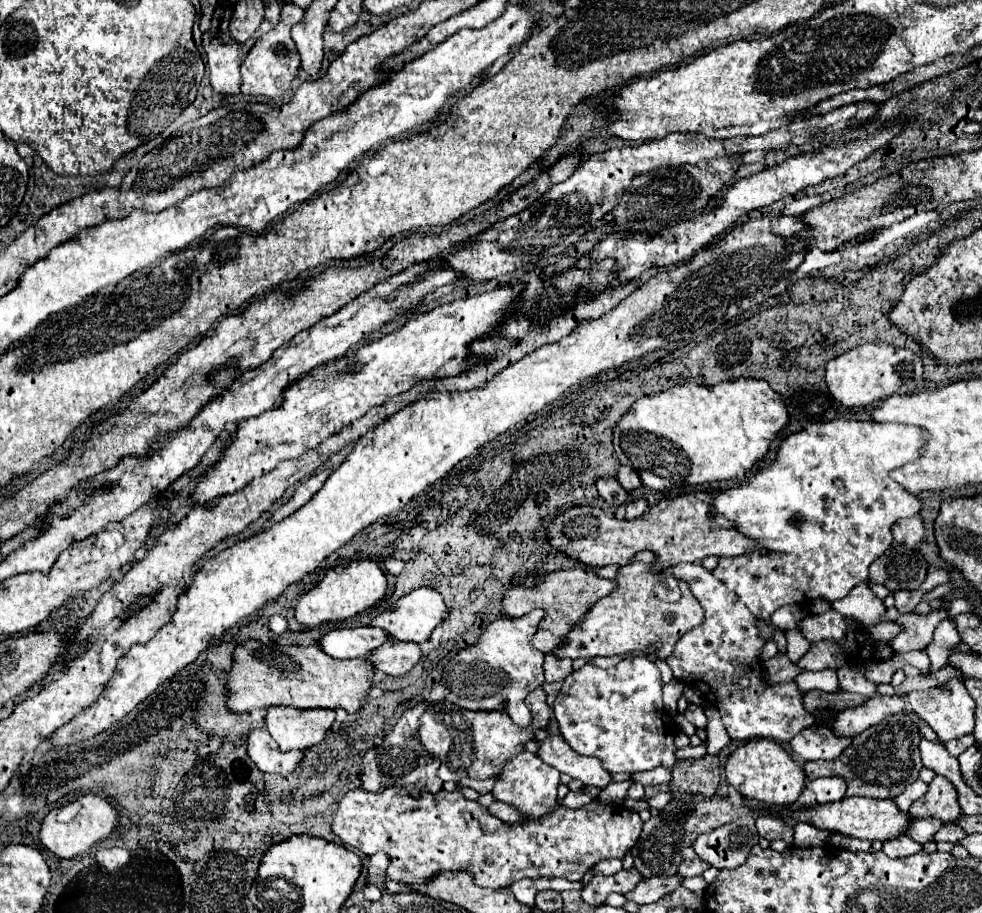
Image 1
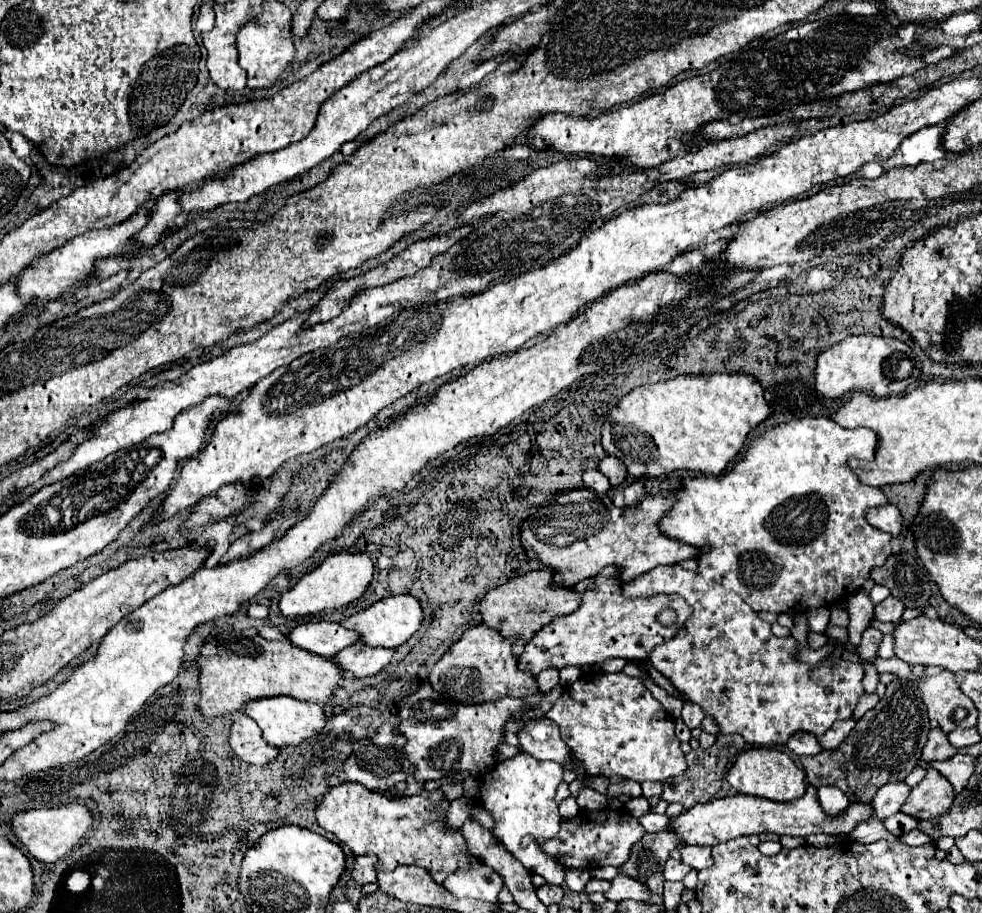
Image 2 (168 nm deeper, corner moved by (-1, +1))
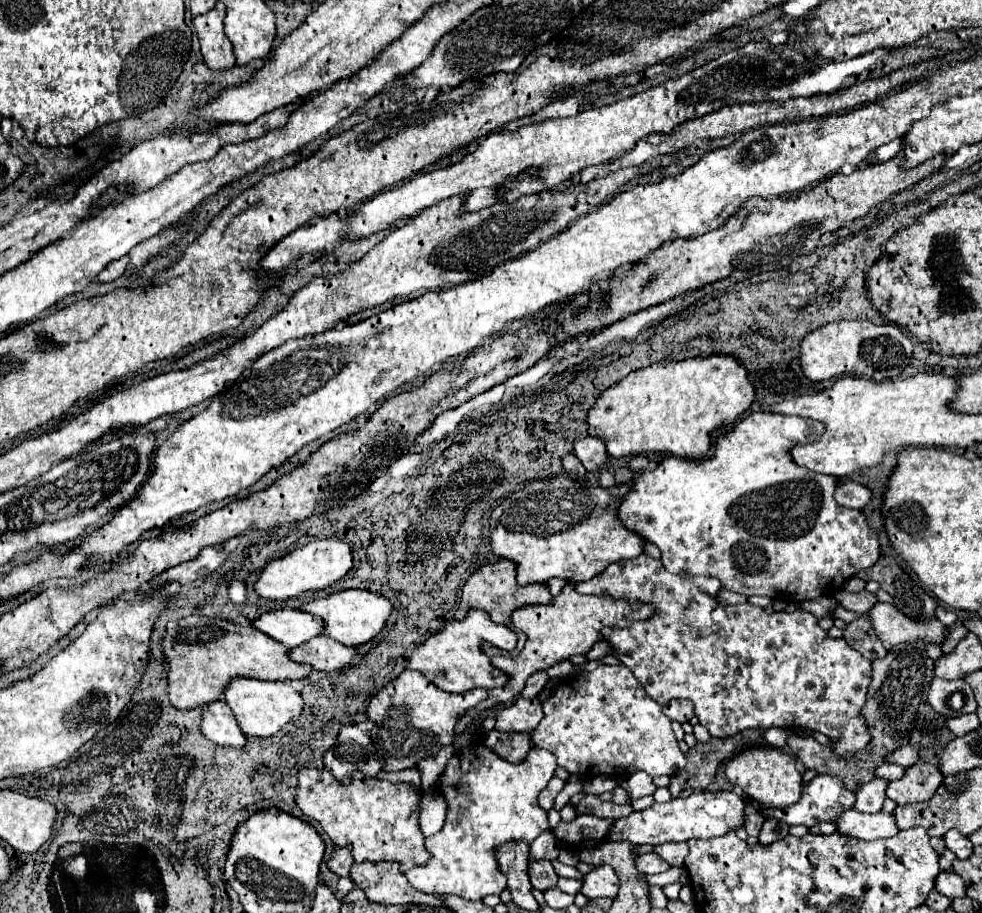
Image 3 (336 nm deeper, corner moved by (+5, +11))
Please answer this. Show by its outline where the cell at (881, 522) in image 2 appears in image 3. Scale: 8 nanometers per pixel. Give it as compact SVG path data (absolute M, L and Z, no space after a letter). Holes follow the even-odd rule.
M843 479L845 483L839 487L839 493L835 497L835 501L839 501L839 505L843 507L851 507L851 509L863 509L871 503L871 489L867 489L865 485L859 485L851 479Z

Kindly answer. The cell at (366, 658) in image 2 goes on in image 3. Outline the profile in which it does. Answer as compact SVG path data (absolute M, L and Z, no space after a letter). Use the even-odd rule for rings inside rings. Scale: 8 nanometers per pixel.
M319 635L307 641L307 645L299 645L291 649L291 659L297 663L309 663L321 671L341 671L351 665L357 657L357 649L349 645L341 645L333 637Z

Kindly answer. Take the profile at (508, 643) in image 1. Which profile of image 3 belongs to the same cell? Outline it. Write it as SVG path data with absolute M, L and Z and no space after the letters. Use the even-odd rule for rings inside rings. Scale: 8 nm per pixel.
M451 619L439 633L431 635L423 645L419 645L411 659L407 669L421 671L433 685L447 693L465 693L469 689L481 687L481 689L499 689L509 683L509 675L501 669L493 667L491 659L481 649L483 641L479 635L475 635L465 621Z

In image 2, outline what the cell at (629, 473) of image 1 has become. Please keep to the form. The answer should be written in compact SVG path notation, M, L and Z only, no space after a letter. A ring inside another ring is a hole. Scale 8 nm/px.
M605 455L605 457L599 461L599 467L597 467L597 469L609 479L611 487L619 487L619 485L625 481L625 477L627 477L625 465L623 465L617 457L613 457L613 455Z

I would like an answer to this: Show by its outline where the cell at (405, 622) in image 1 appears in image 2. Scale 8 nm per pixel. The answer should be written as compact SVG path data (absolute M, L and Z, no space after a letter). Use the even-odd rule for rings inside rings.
M393 595L393 597L379 599L377 603L369 605L367 609L361 609L359 613L355 613L351 617L345 617L341 621L341 625L359 633L359 641L369 645L369 647L395 649L395 647L403 645L415 631L419 631L421 621L423 621L423 611L421 611L421 605L415 597L411 597L411 595Z

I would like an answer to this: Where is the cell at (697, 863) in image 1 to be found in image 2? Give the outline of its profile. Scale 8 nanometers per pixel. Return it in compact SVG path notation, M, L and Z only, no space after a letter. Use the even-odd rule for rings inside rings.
M669 859L669 861L665 861L665 867L663 867L663 879L665 881L681 881L681 879L685 879L685 875L689 871L691 871L689 865L683 865L681 861Z

